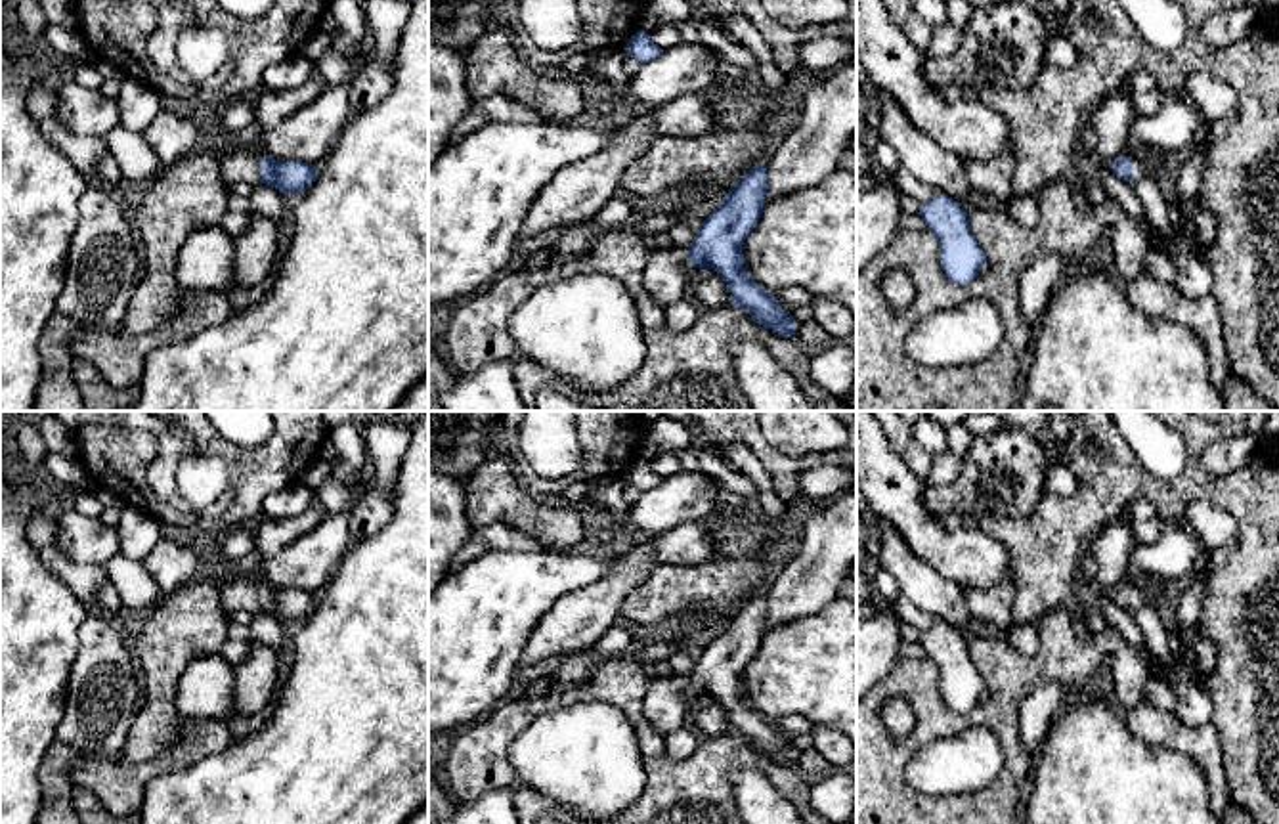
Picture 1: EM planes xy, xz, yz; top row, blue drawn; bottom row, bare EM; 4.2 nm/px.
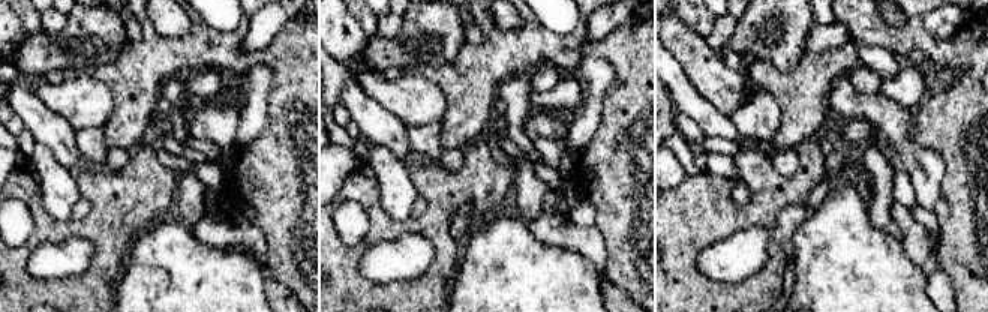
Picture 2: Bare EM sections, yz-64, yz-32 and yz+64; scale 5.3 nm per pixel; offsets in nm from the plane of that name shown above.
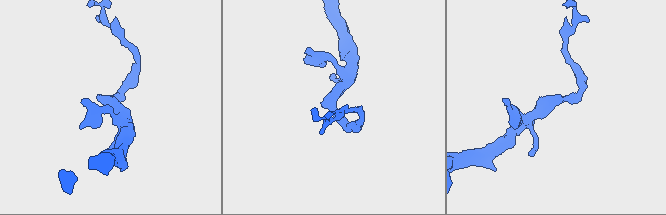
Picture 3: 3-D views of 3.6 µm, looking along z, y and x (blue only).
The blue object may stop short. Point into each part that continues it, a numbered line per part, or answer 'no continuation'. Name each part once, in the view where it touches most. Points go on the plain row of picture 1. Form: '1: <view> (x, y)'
1: yz (1144, 597)

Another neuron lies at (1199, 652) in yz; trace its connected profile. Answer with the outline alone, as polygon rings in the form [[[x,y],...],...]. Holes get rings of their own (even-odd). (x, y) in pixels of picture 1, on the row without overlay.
[[[1199,623],[1178,631],[1189,677],[1199,688],[1204,690],[1216,667],[1216,644],[1203,635]]]

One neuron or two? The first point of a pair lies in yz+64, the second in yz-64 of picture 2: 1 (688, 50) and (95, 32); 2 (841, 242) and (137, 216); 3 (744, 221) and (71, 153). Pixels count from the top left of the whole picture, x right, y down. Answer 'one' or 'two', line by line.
1: two
2: two
3: two

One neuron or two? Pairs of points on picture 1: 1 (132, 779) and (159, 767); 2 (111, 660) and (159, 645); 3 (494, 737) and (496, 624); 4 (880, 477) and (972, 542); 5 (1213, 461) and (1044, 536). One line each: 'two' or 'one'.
1: one
2: two
3: two
4: one
5: two

